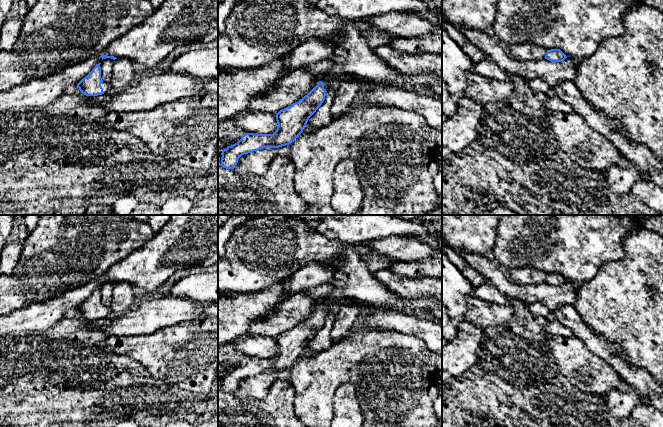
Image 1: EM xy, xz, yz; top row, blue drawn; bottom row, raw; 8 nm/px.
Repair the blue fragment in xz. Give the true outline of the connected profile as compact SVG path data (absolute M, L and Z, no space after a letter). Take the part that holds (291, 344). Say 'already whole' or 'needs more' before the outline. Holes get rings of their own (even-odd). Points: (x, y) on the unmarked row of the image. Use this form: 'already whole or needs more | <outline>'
needs more | M335 296L331 306L319 305L317 309L298 326L293 327L276 337L277 353L273 358L245 357L241 363L228 370L221 377L221 390L234 393L239 382L263 372L279 372L295 365L303 356L309 342L316 336L325 324L326 316L333 312L337 314L344 304L344 297Z

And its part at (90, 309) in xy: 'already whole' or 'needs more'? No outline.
needs more

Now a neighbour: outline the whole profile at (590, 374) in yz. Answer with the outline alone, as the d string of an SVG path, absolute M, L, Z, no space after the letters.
M549 336L547 344L560 372L580 391L606 397L613 389L629 389L613 367L591 353L578 337Z

